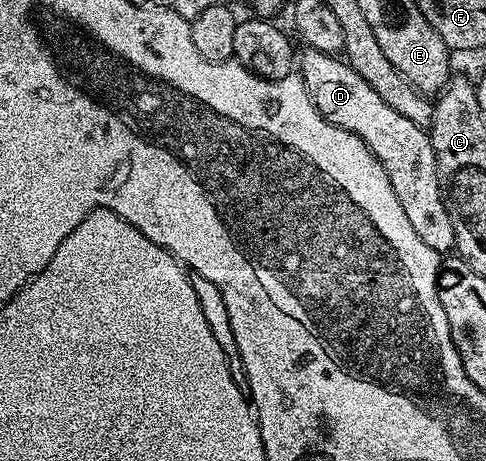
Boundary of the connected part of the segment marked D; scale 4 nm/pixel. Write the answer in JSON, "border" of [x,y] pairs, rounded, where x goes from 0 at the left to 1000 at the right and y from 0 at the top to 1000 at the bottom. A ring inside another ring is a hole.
{"border":[[[630,104],[623,115],[617,163],[654,245],[675,267],[739,295],[757,325],[765,325],[798,377],[798,395],[807,395],[807,412],[815,412],[815,430],[823,430],[823,447],[831,447],[831,464],[856,510],[903,551],[932,549],[930,473],[922,473],[922,456],[909,436],[897,334],[889,325],[883,284],[815,247],[815,239],[807,239],[807,230],[798,230],[798,221],[790,221],[790,213],[782,213],[782,204],[774,204],[774,195],[765,195],[765,187],[757,187],[710,128],[648,104]]]}

